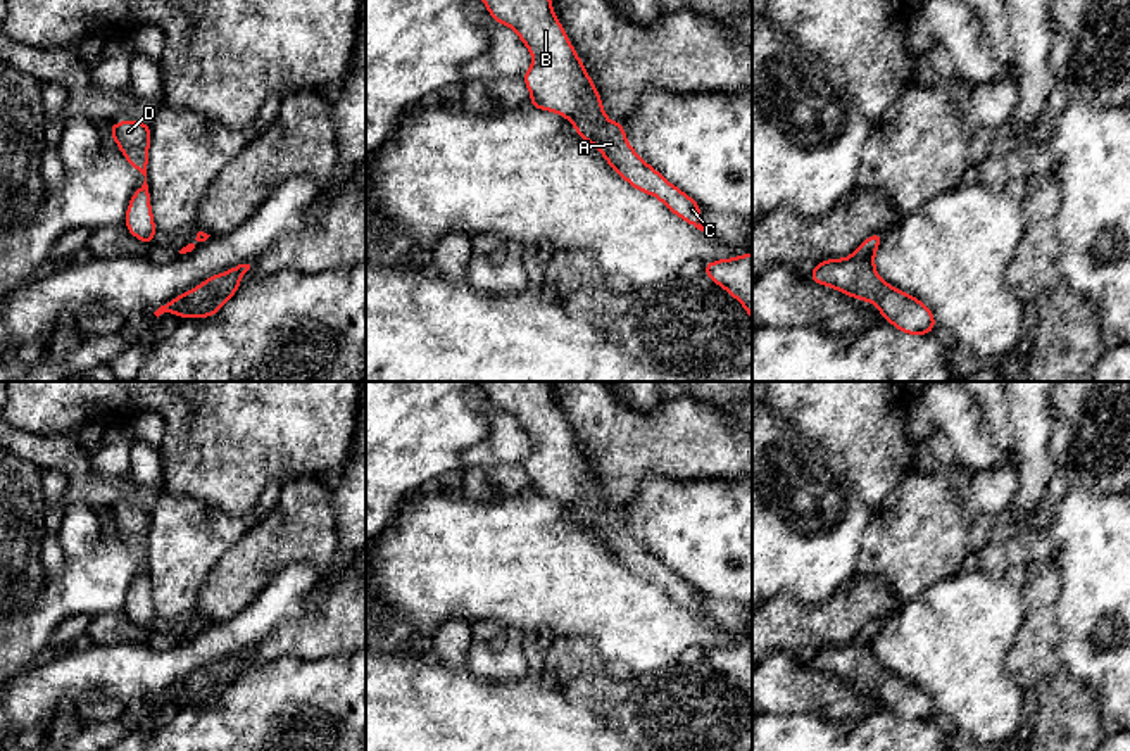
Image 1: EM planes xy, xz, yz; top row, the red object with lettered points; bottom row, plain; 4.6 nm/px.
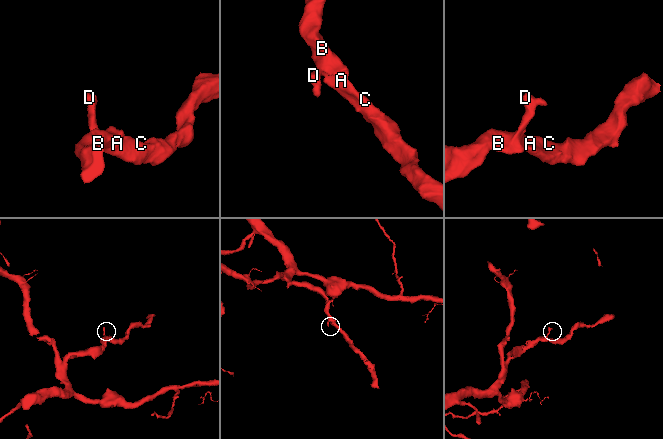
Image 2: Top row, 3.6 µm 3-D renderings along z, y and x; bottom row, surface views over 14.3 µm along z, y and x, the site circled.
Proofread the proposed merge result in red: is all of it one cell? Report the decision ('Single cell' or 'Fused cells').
Single cell

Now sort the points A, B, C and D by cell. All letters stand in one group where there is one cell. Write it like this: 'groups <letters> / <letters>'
groups A B C D

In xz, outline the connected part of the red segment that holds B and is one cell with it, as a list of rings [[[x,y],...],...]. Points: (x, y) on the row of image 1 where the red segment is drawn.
[[[483,0],[493,22],[512,28],[533,55],[533,64],[523,81],[531,93],[530,105],[540,110],[552,110],[573,121],[574,131],[606,157],[607,164],[633,188],[657,197],[673,214],[688,224],[706,231],[700,219],[700,205],[685,192],[671,185],[659,171],[650,167],[628,143],[623,123],[606,117],[600,95],[574,52],[562,24],[557,21],[552,0]]]

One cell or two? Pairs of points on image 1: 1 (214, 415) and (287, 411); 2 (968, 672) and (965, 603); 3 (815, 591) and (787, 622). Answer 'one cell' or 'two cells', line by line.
1: one cell
2: one cell
3: two cells

